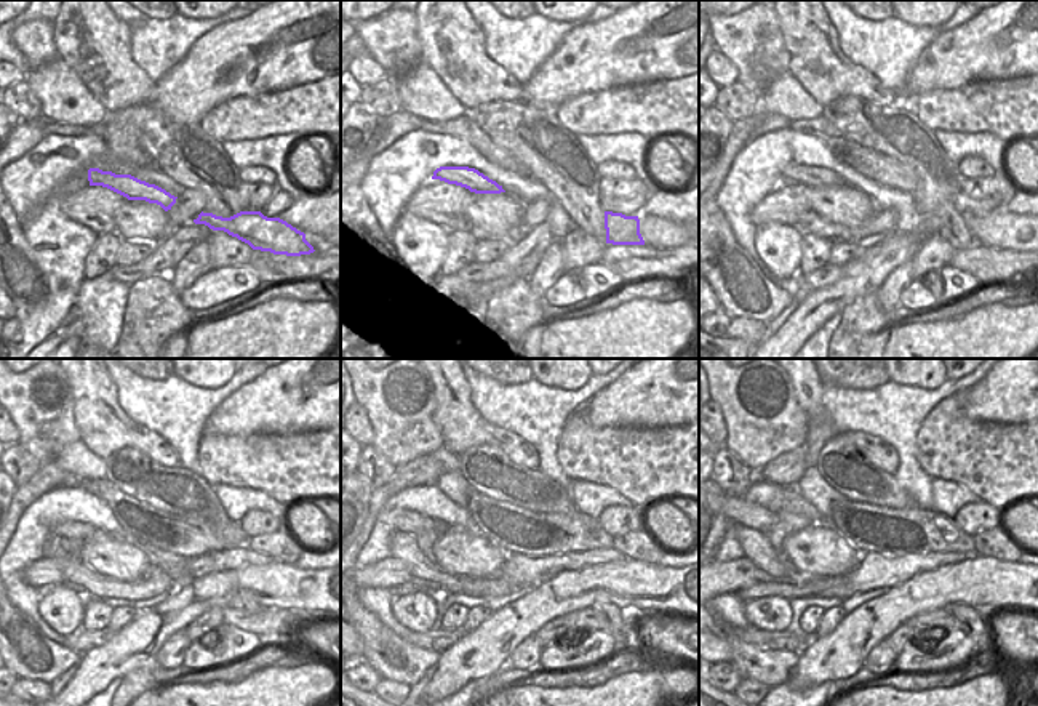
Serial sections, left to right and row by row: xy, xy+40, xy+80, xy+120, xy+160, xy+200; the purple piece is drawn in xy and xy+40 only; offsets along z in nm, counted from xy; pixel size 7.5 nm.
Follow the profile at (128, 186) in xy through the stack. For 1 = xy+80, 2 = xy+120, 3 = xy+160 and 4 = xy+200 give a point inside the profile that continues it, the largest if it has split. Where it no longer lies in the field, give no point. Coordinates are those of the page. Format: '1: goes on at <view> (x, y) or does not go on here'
1: goes on at xy+80 (813, 176)
2: goes on at xy+120 (67, 529)
3: goes on at xy+160 (416, 524)
4: goes on at xy+200 (736, 509)

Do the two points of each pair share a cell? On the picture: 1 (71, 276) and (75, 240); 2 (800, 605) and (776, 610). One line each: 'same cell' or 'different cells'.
1: same cell
2: different cells

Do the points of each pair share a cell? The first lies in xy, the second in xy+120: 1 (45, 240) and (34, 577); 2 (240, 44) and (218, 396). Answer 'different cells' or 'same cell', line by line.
1: different cells
2: different cells

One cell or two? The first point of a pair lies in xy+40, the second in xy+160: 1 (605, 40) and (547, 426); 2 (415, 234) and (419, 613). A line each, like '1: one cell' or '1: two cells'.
1: two cells
2: one cell

